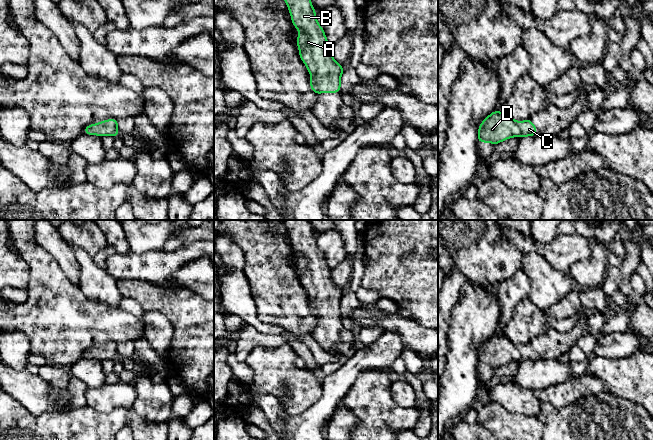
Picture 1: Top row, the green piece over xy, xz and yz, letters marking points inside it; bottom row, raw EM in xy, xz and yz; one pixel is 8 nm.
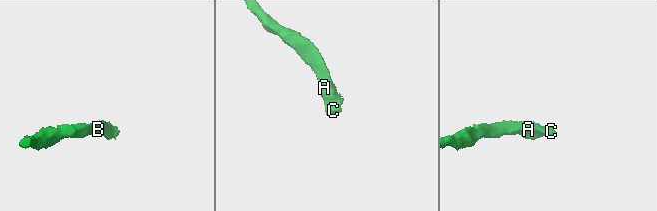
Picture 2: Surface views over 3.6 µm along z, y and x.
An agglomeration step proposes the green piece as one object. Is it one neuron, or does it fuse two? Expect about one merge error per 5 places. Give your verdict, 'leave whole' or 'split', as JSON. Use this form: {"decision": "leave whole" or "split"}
{"decision": "leave whole"}

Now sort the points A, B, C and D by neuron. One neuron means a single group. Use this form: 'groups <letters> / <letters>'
groups A B C D

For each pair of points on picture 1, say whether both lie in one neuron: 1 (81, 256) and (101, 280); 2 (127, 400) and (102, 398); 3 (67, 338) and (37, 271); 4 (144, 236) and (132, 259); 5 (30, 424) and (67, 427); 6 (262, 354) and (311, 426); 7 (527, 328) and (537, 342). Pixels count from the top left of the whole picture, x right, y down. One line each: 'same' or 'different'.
1: same
2: same
3: same
4: different
5: same
6: different
7: different

